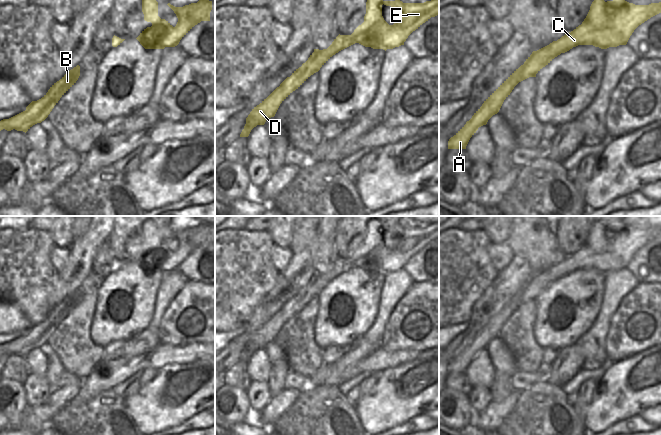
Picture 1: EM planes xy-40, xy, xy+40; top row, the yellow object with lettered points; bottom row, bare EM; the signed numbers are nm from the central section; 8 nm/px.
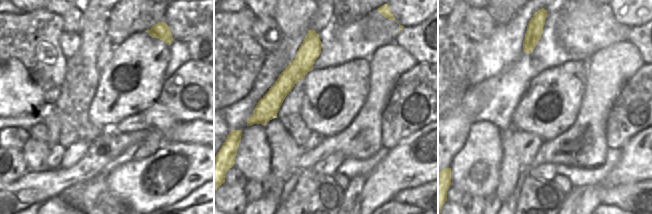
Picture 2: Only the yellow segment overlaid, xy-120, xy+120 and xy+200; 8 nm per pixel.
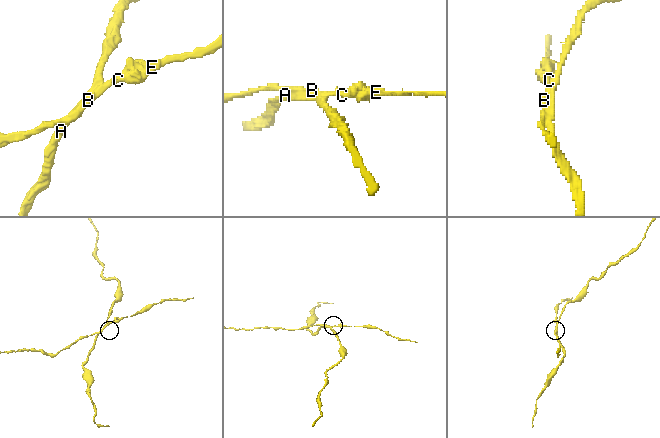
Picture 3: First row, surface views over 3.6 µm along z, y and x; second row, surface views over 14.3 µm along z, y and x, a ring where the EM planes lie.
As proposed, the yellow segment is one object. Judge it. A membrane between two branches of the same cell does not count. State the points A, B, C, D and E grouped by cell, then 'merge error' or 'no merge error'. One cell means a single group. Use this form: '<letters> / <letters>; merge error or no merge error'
A / B C D E; merge error

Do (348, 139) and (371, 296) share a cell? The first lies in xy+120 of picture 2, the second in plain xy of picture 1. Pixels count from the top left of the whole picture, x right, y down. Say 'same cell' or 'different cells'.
different cells

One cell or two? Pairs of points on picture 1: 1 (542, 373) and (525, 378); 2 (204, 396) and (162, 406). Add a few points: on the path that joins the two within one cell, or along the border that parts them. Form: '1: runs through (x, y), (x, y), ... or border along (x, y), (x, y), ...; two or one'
1: runs through (538, 376), (529, 378); one
2: runs through (194, 396), (184, 403), (172, 403); one

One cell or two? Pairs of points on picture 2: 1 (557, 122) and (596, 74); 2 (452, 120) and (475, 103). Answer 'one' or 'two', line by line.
1: two
2: one

